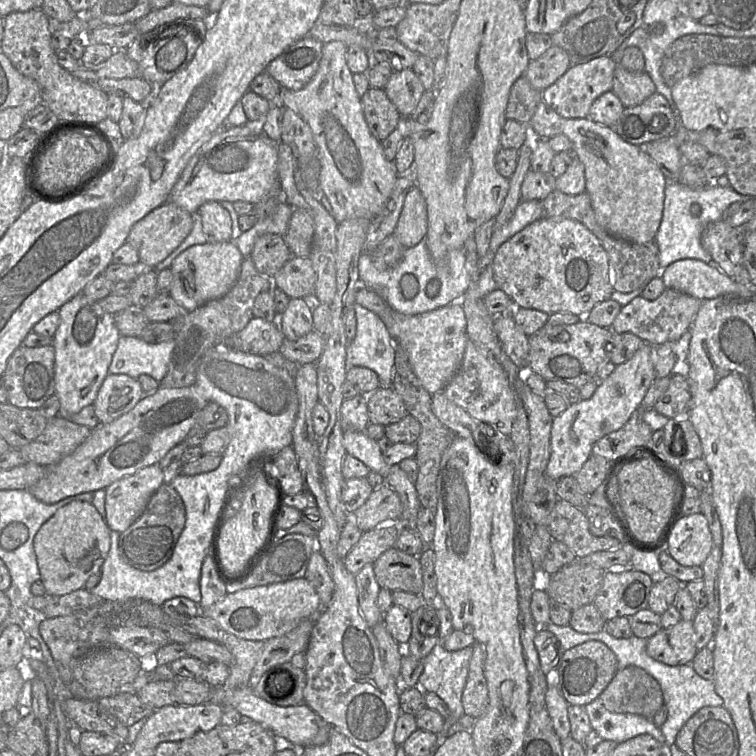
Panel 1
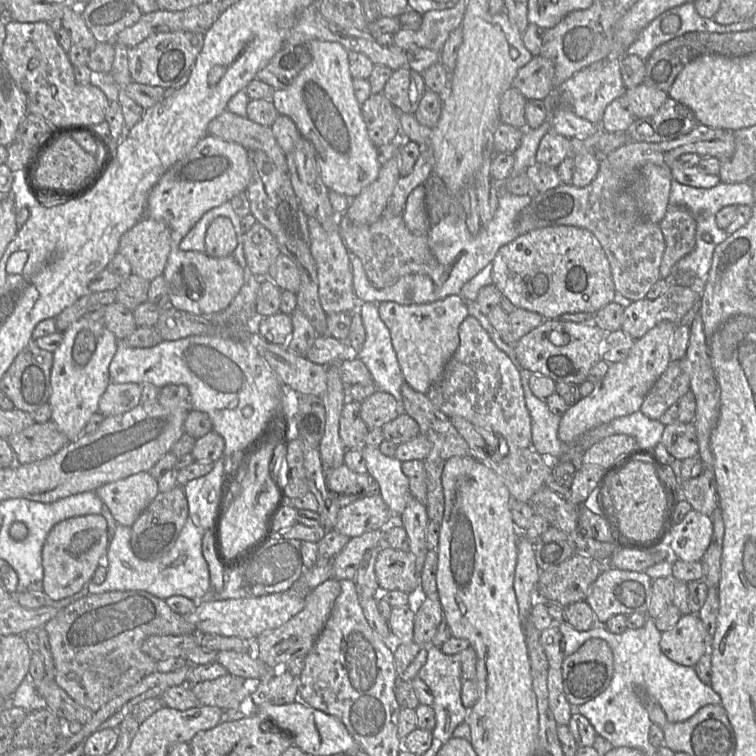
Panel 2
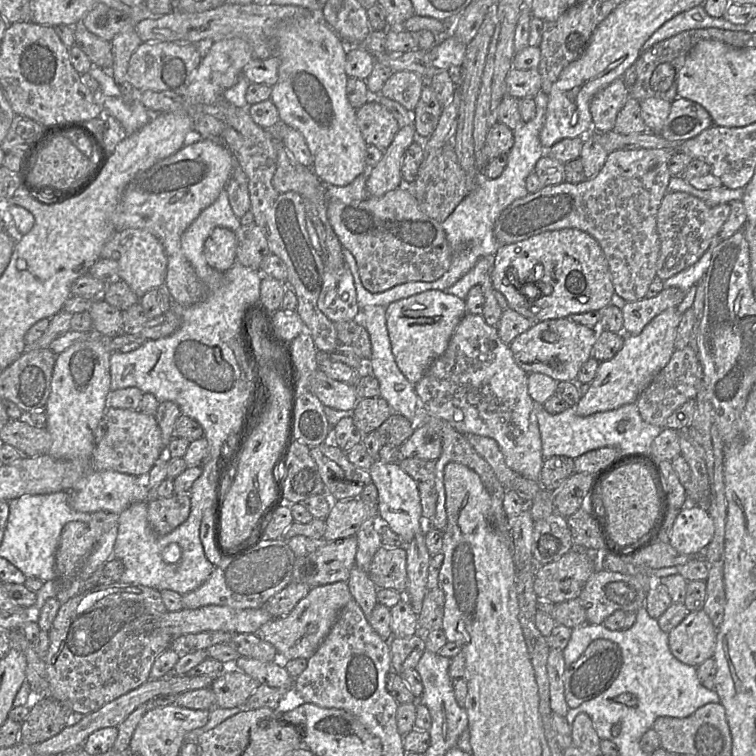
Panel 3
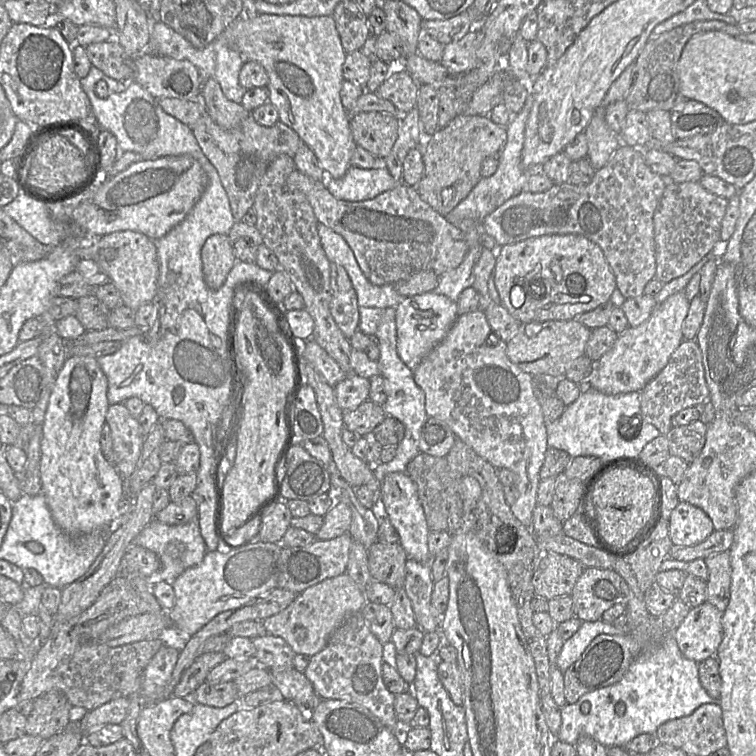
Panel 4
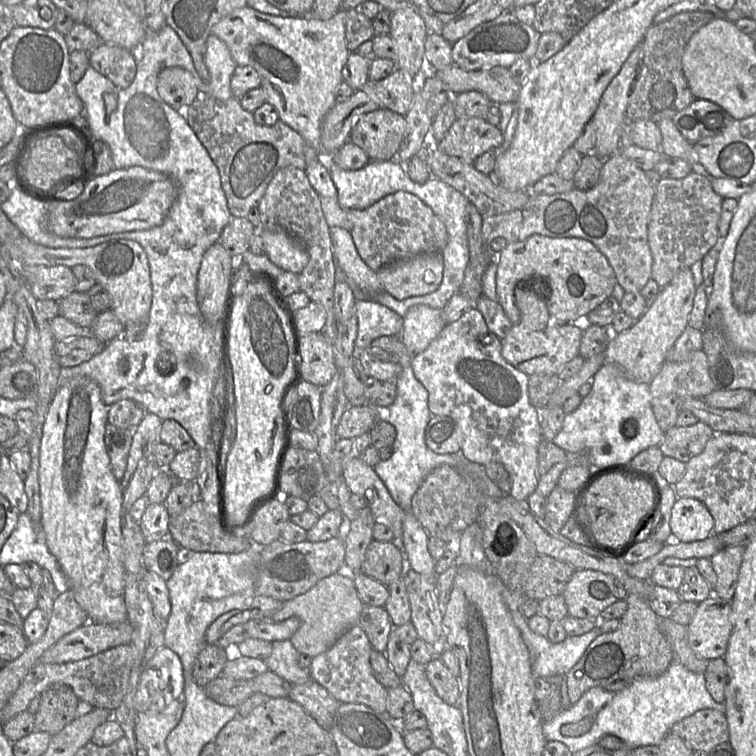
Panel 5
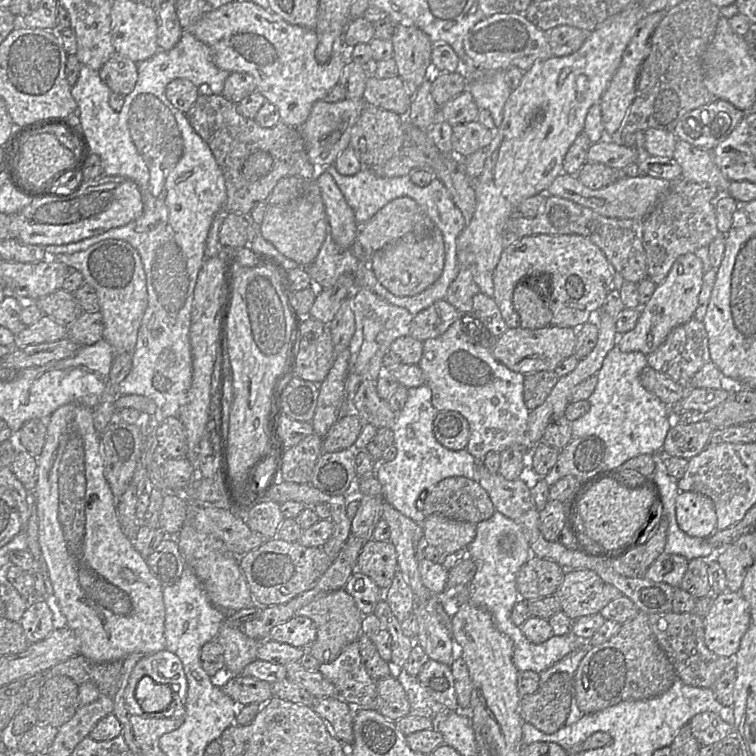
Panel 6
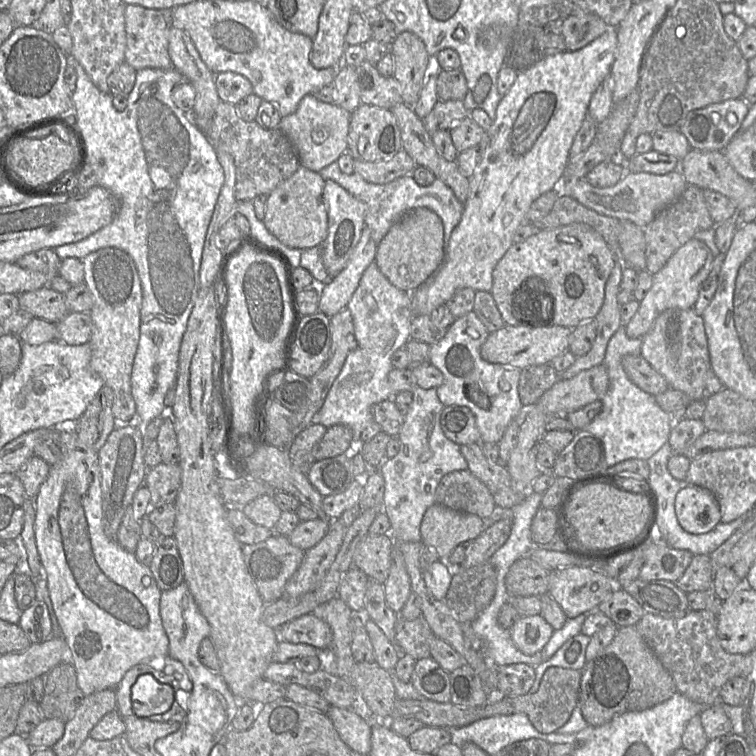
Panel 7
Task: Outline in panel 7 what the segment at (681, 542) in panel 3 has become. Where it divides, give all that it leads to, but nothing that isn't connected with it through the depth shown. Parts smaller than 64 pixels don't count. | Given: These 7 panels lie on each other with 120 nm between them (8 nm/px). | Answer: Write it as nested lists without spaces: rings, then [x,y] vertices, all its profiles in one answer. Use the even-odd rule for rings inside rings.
[[[684,484],[683,488],[677,493],[675,499],[675,512],[679,524],[688,533],[704,534],[713,530],[721,521],[721,513],[719,504],[714,495],[707,489]],[[705,512],[710,515],[710,521],[702,521],[701,518]]]

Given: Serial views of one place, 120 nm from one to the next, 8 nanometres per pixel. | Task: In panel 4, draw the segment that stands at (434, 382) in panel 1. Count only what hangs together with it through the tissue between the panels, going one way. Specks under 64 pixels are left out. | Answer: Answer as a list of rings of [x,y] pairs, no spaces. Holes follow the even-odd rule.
[[[427,292],[406,297],[395,307],[397,353],[412,371],[447,335],[457,320],[457,303],[445,295]]]

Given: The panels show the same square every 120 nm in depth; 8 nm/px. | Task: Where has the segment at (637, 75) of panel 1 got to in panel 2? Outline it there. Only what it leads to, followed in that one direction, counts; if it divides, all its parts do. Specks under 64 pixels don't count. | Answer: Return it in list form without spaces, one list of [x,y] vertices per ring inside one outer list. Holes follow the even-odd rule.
[[[644,83],[626,89],[626,97],[632,113],[636,118],[653,116],[668,98],[668,94]]]

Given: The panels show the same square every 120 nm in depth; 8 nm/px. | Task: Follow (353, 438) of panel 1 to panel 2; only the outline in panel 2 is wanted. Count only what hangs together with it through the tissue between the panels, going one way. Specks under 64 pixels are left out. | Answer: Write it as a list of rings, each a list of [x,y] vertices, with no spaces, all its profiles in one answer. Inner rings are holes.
[[[363,445],[360,451],[365,460],[367,474],[379,484],[380,496],[389,507],[393,519],[398,518],[413,498],[409,479],[403,473],[402,461],[395,457],[388,457],[377,447]]]

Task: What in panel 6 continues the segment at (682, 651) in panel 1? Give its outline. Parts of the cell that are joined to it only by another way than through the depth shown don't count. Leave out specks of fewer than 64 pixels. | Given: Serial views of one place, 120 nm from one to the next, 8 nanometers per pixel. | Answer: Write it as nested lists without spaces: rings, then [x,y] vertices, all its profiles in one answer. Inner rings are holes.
[[[725,591],[713,597],[712,606],[704,618],[705,644],[713,653],[724,657],[735,657],[741,639],[750,624],[750,609],[740,592]]]

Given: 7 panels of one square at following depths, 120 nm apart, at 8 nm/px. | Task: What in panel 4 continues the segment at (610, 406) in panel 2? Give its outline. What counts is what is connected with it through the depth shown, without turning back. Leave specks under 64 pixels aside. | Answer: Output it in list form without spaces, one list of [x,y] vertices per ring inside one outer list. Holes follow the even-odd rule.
[[[684,291],[677,292],[660,303],[645,322],[637,327],[628,327],[619,334],[612,348],[595,363],[592,387],[607,395],[641,392],[666,366],[682,342],[682,327],[689,306],[690,301]]]

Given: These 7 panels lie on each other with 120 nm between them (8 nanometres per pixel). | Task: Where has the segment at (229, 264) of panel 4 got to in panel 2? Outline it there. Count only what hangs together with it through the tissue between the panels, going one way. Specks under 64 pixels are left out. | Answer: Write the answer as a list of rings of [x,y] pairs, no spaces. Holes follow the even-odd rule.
[[[227,217],[215,218],[205,235],[205,253],[214,258],[232,256],[239,242],[239,236]]]

